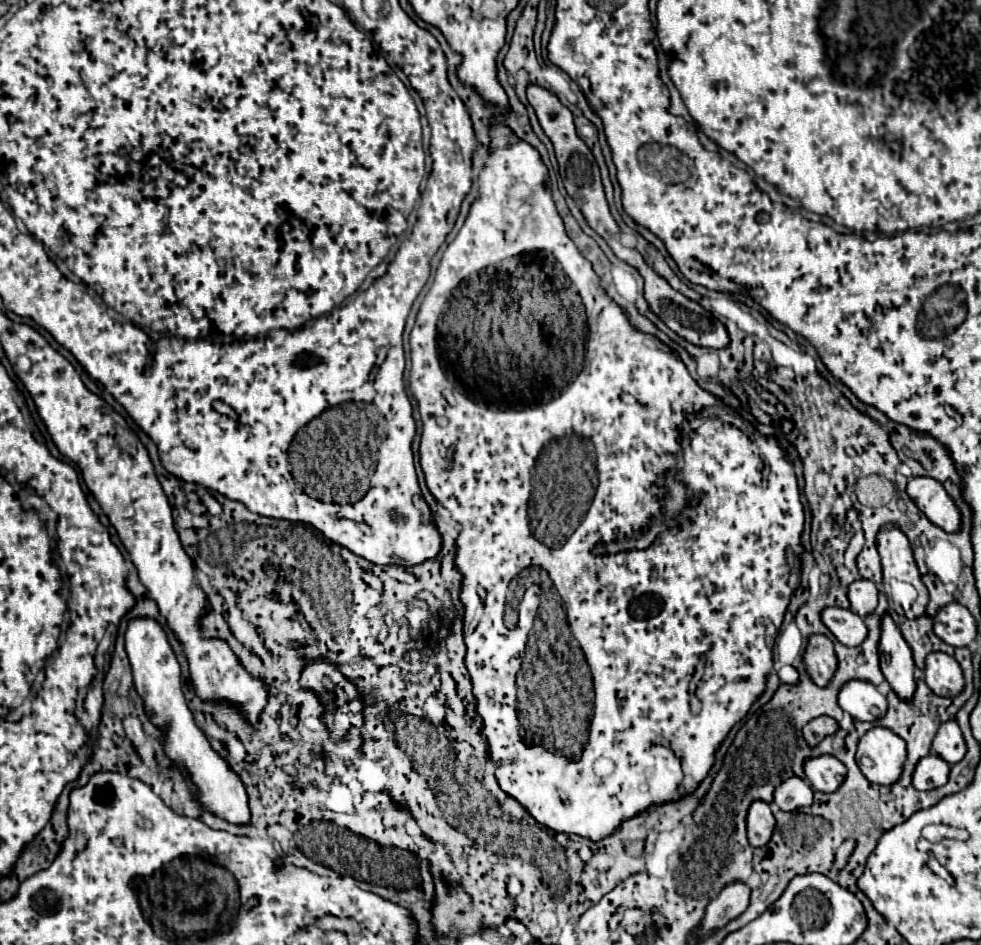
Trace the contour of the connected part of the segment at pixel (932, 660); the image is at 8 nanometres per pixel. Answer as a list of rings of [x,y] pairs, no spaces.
[[[930,653],[926,657],[926,683],[940,697],[956,697],[964,691],[964,675],[958,661],[946,653]]]

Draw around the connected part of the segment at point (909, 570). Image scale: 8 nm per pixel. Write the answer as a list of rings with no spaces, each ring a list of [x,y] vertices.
[[[882,529],[876,537],[876,543],[878,543],[878,553],[882,557],[886,591],[888,591],[890,579],[912,583],[918,589],[914,617],[924,615],[926,605],[928,605],[928,589],[924,587],[924,583],[920,579],[920,571],[916,567],[912,547],[910,547],[906,535],[900,529]]]

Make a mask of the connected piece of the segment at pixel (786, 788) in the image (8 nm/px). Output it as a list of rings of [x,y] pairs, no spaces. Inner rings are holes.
[[[792,777],[778,787],[778,791],[774,795],[774,803],[782,811],[796,811],[802,807],[810,807],[812,805],[812,787],[804,779]]]

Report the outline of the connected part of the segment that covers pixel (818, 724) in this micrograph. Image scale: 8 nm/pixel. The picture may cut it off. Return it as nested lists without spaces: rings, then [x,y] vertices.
[[[816,717],[802,729],[802,735],[804,735],[804,739],[810,747],[816,747],[816,743],[820,743],[820,739],[824,739],[828,735],[834,735],[838,729],[840,729],[840,725],[838,725],[836,719]]]

